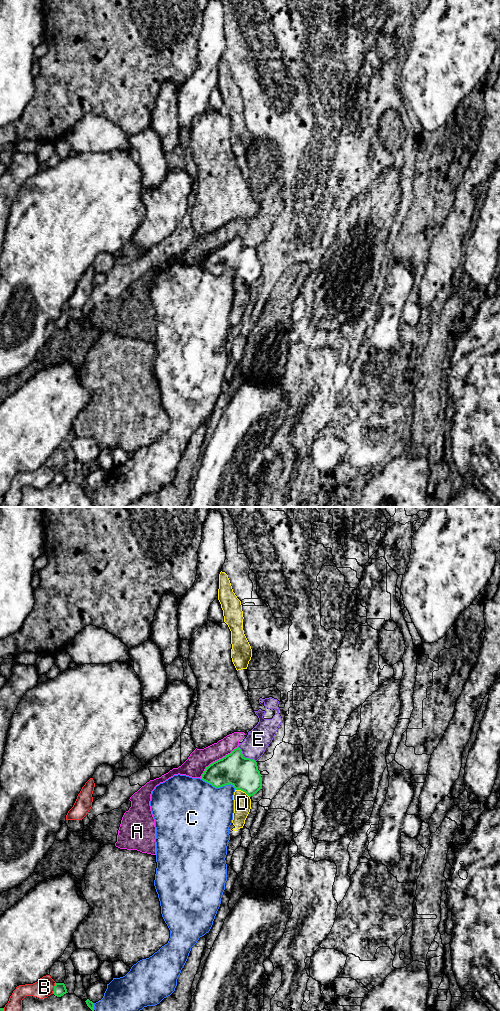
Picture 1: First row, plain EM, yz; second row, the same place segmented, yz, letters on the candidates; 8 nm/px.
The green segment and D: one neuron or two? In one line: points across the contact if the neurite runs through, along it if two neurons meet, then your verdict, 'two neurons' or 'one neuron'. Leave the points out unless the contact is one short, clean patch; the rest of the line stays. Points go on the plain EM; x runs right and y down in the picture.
two neurons

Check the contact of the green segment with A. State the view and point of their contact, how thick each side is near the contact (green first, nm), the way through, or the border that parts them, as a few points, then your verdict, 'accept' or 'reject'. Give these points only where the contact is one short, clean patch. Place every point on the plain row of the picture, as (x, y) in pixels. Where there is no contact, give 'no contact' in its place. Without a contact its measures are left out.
contact yz (217, 248); calibres 240 and 170 nm; reject

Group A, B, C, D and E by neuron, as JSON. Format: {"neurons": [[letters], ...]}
{"neurons": [["A", "E"], ["B"], ["C"], ["D"]]}

